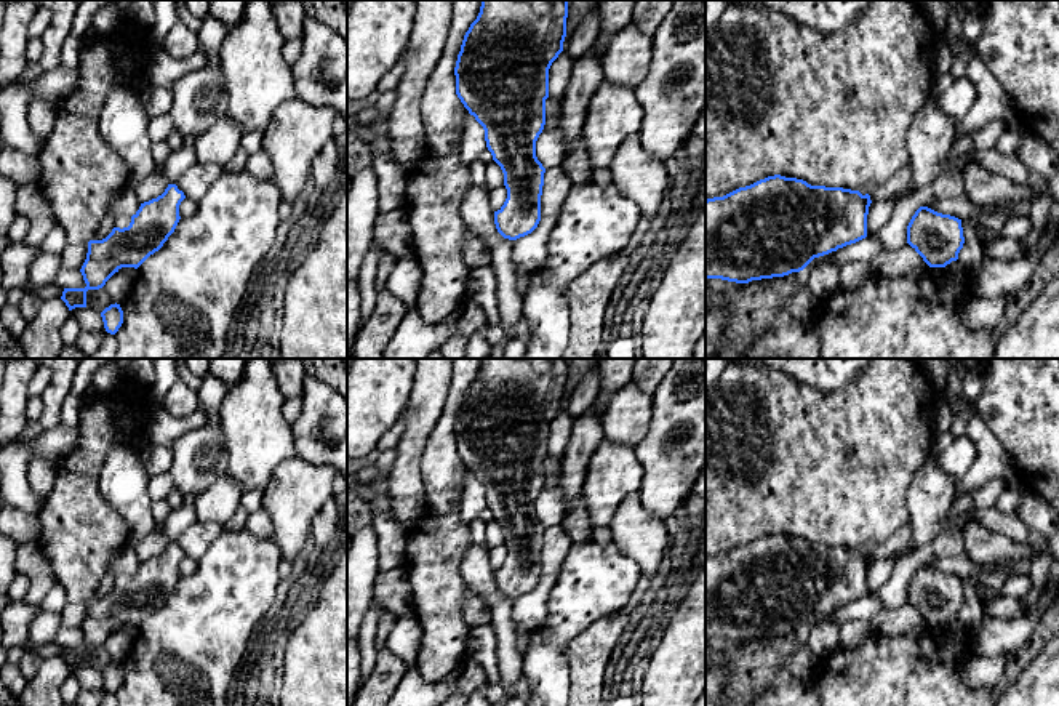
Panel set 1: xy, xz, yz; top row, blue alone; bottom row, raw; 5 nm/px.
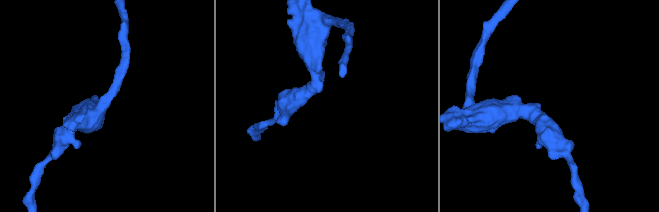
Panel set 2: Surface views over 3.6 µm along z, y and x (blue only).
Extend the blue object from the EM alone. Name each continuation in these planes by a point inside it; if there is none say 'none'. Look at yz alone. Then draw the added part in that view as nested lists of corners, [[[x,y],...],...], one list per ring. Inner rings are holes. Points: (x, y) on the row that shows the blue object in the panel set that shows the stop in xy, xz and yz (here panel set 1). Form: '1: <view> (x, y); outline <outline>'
none

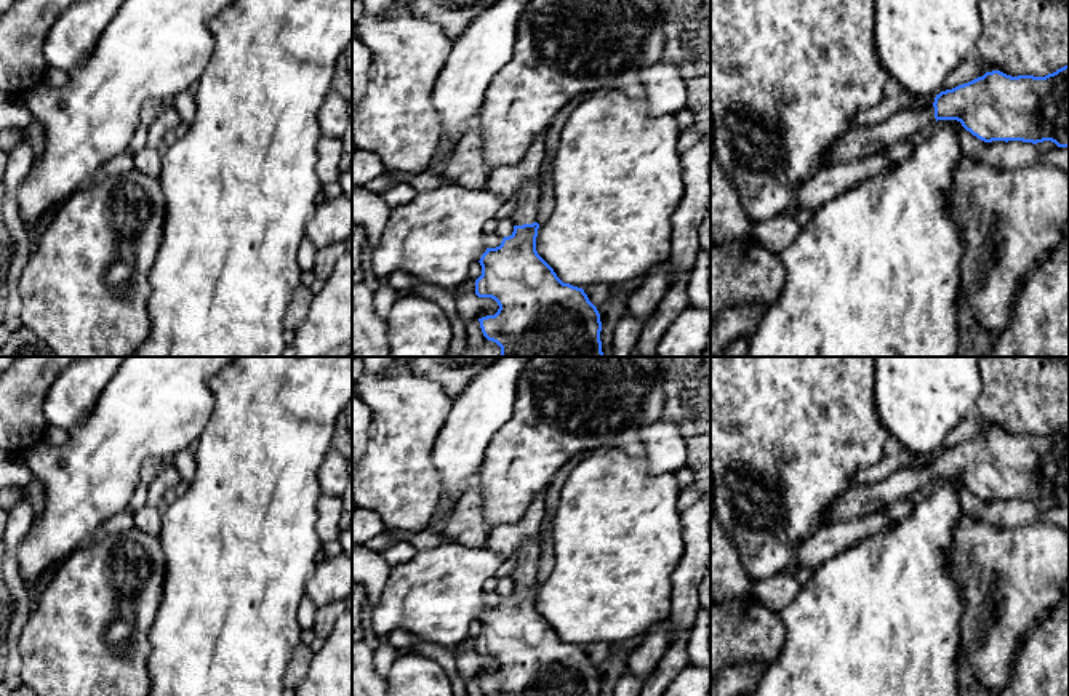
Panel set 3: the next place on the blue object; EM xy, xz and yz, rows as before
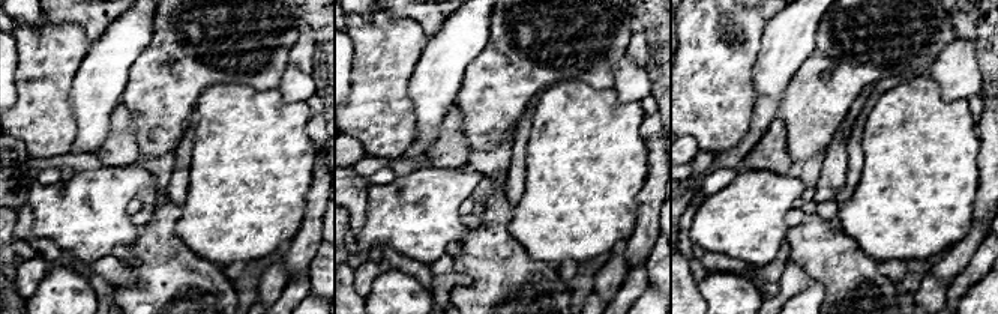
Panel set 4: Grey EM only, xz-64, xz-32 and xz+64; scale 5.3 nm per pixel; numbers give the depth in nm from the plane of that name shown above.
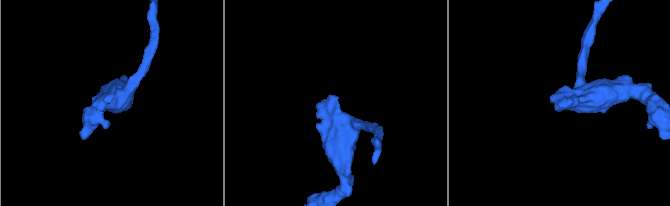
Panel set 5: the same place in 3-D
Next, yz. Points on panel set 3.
1: yz (861, 141); outline [[[935,107],[899,110],[877,125],[858,125],[840,136],[823,155],[824,166],[879,154],[883,147],[909,139],[925,125],[935,125]]]

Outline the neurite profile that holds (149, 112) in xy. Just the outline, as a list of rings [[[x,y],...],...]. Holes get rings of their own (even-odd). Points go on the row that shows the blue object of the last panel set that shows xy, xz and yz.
[[[152,102],[152,104],[146,104],[141,109],[139,123],[138,123],[138,126],[131,136],[130,146],[128,146],[128,149],[131,150],[133,155],[146,146],[149,126],[157,118],[157,115],[163,110],[163,107],[165,107],[165,104]]]

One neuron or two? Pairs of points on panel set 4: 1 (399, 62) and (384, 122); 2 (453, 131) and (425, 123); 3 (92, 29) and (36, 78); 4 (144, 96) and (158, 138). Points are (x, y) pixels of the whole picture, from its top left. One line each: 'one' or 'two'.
1: one
2: two
3: two
4: one

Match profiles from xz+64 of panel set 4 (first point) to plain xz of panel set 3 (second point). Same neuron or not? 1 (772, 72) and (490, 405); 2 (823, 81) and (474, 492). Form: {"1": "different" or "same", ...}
{"1": "same", "2": "different"}

